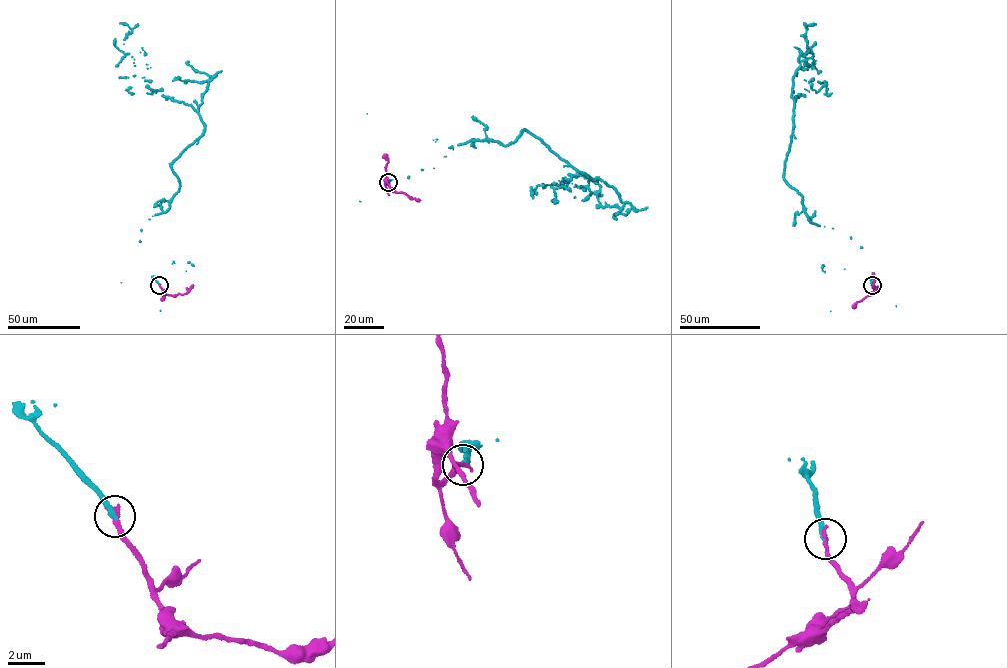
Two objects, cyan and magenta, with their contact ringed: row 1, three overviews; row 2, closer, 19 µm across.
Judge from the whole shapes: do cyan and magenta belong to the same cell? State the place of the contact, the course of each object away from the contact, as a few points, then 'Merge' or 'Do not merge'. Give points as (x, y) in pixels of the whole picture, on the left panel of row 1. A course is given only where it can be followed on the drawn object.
Place: (159, 285). Course of cyan: (160, 285), (141, 229), (169, 207), (171, 162), (204, 123), (157, 89), (128, 91), (119, 23). Course of magenta: (160, 285), (166, 294), (175, 295), (185, 293), (193, 284). Merge

